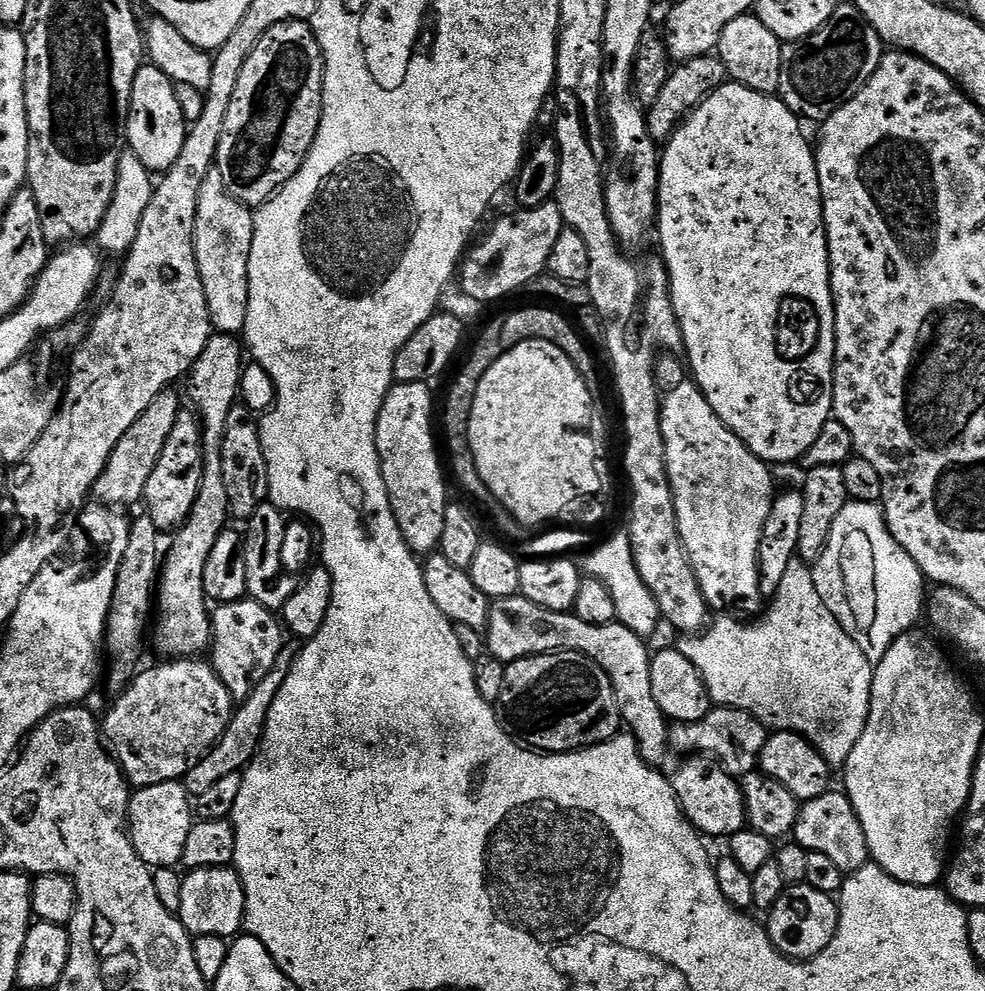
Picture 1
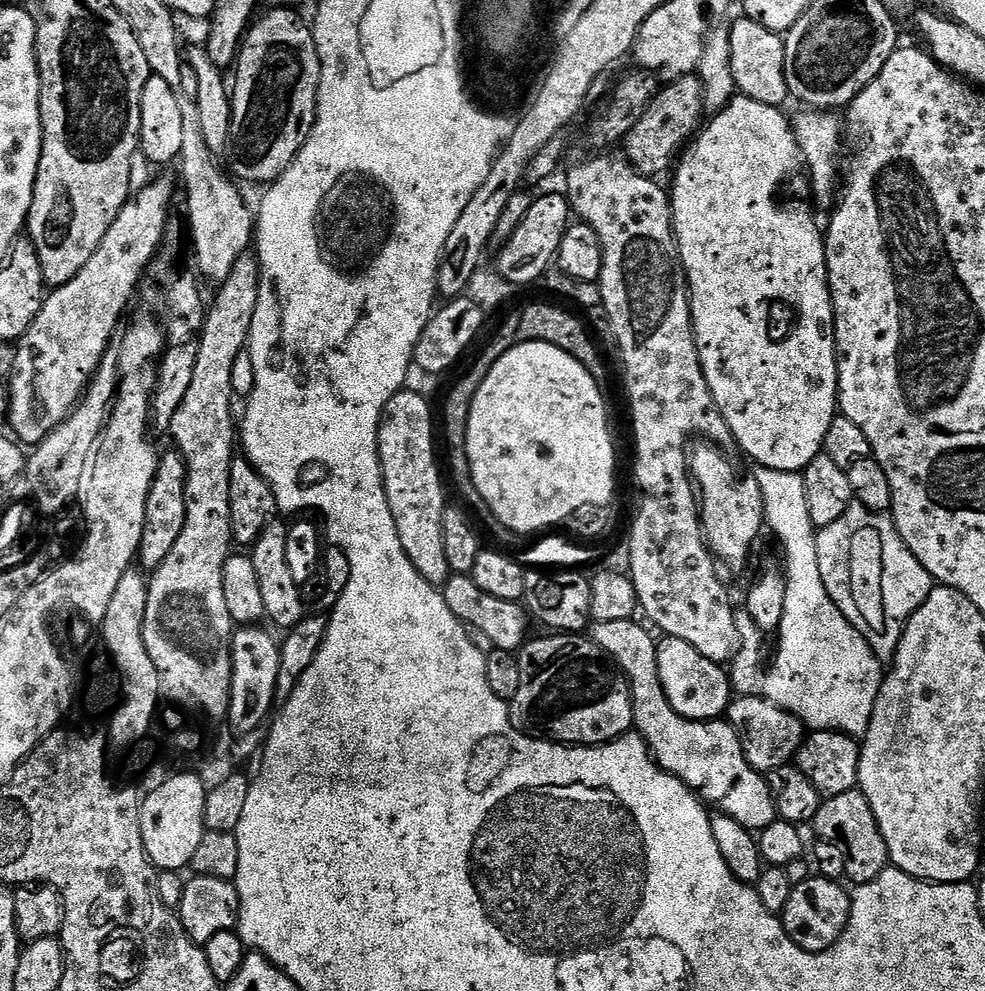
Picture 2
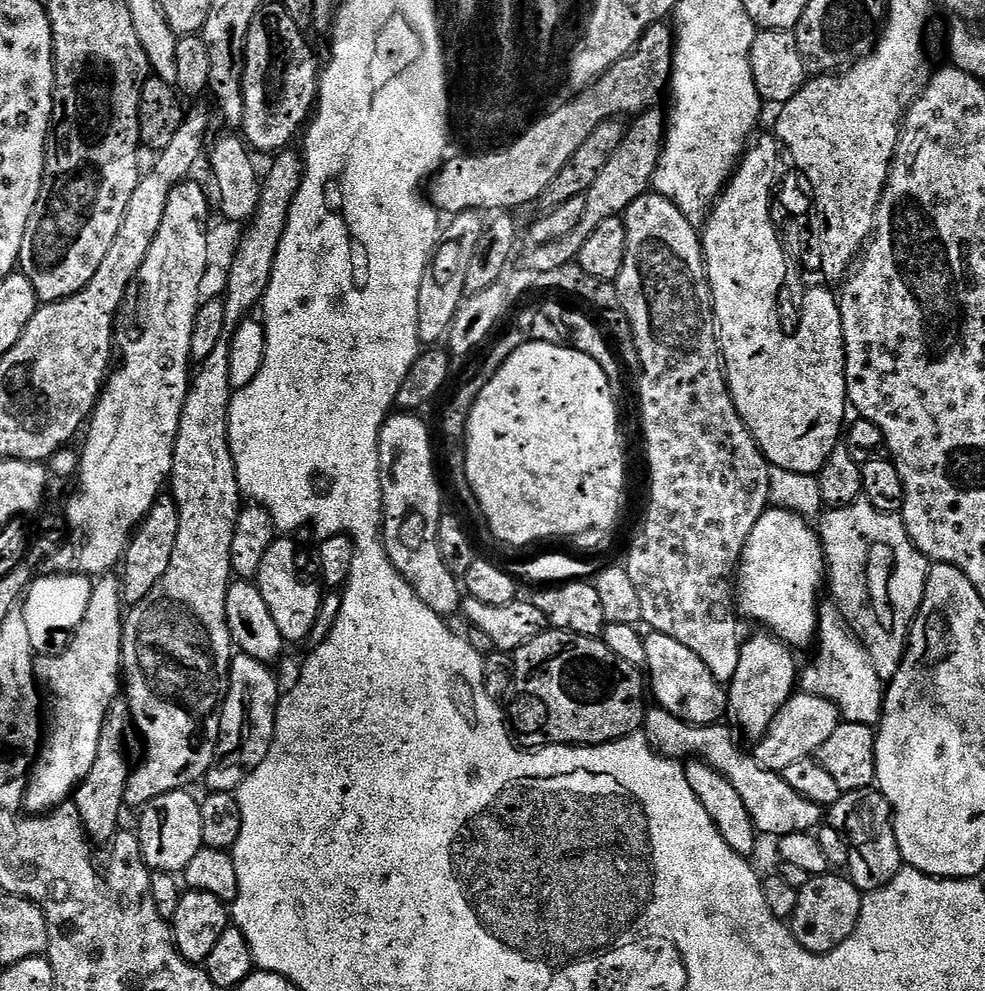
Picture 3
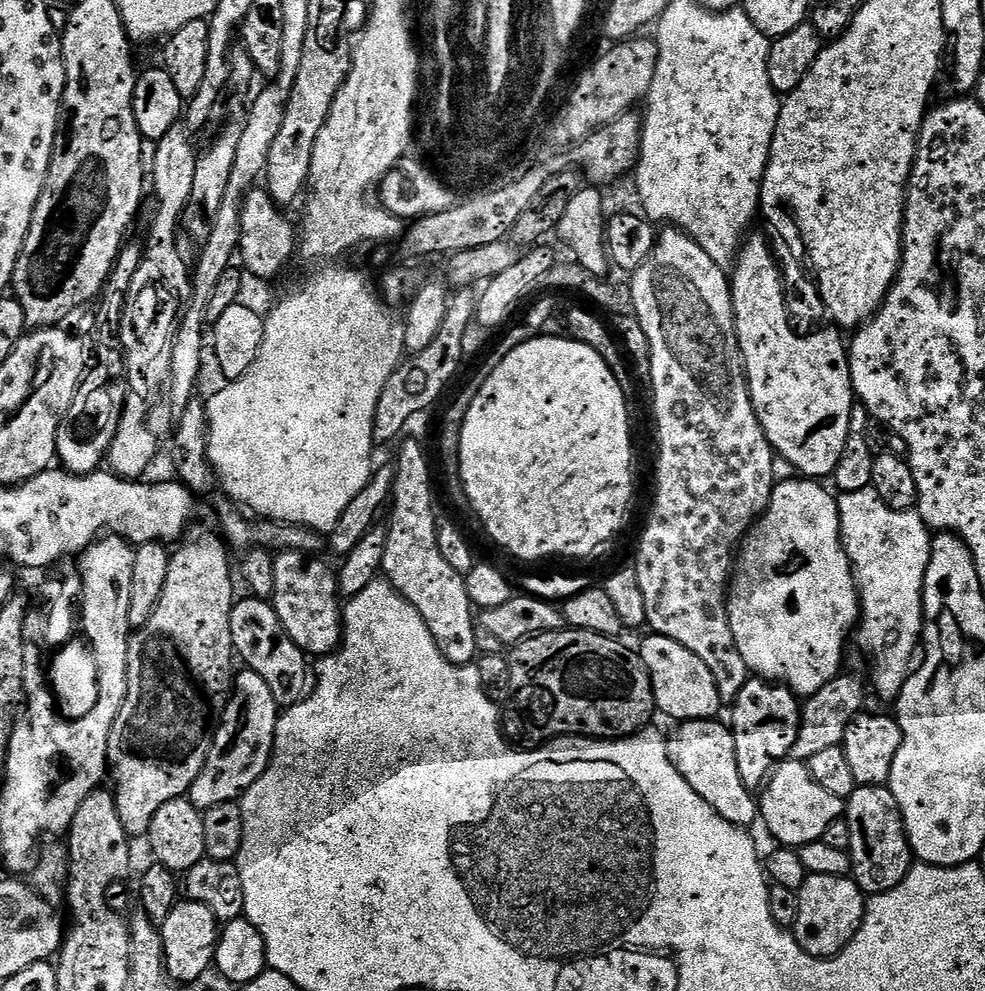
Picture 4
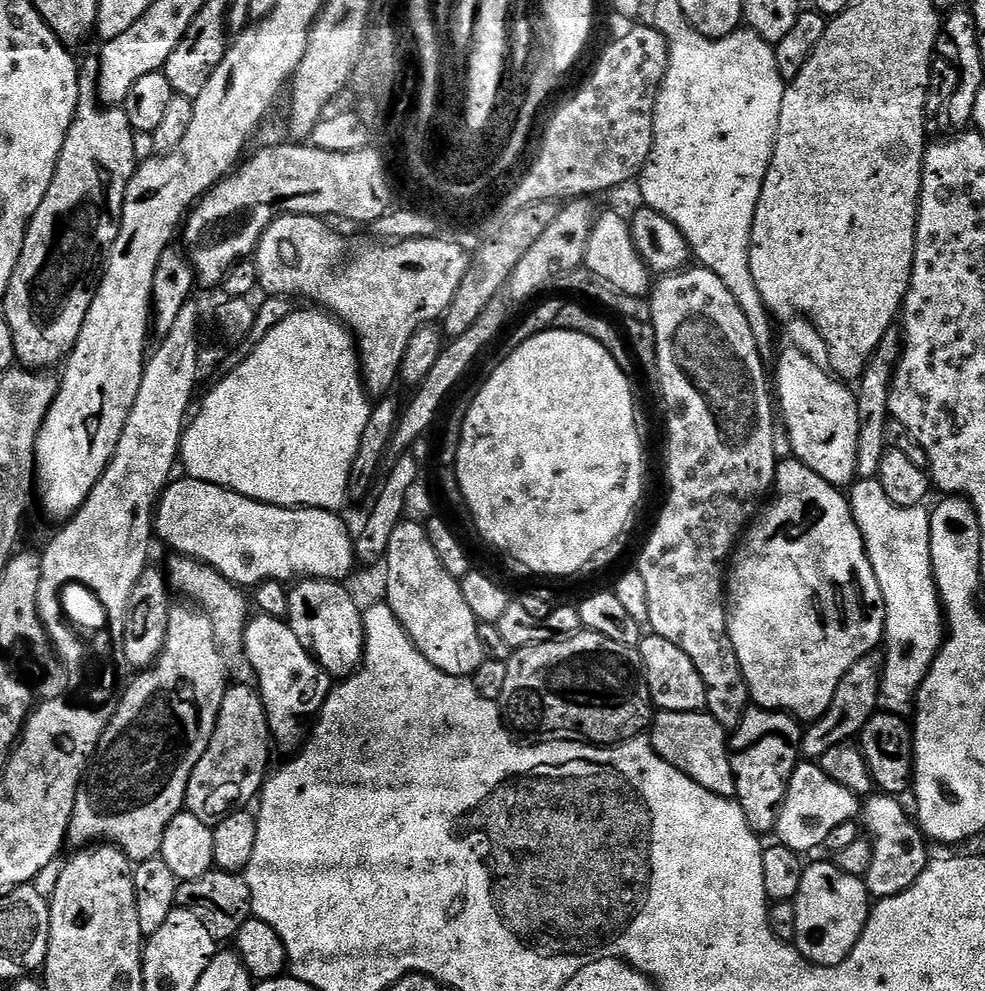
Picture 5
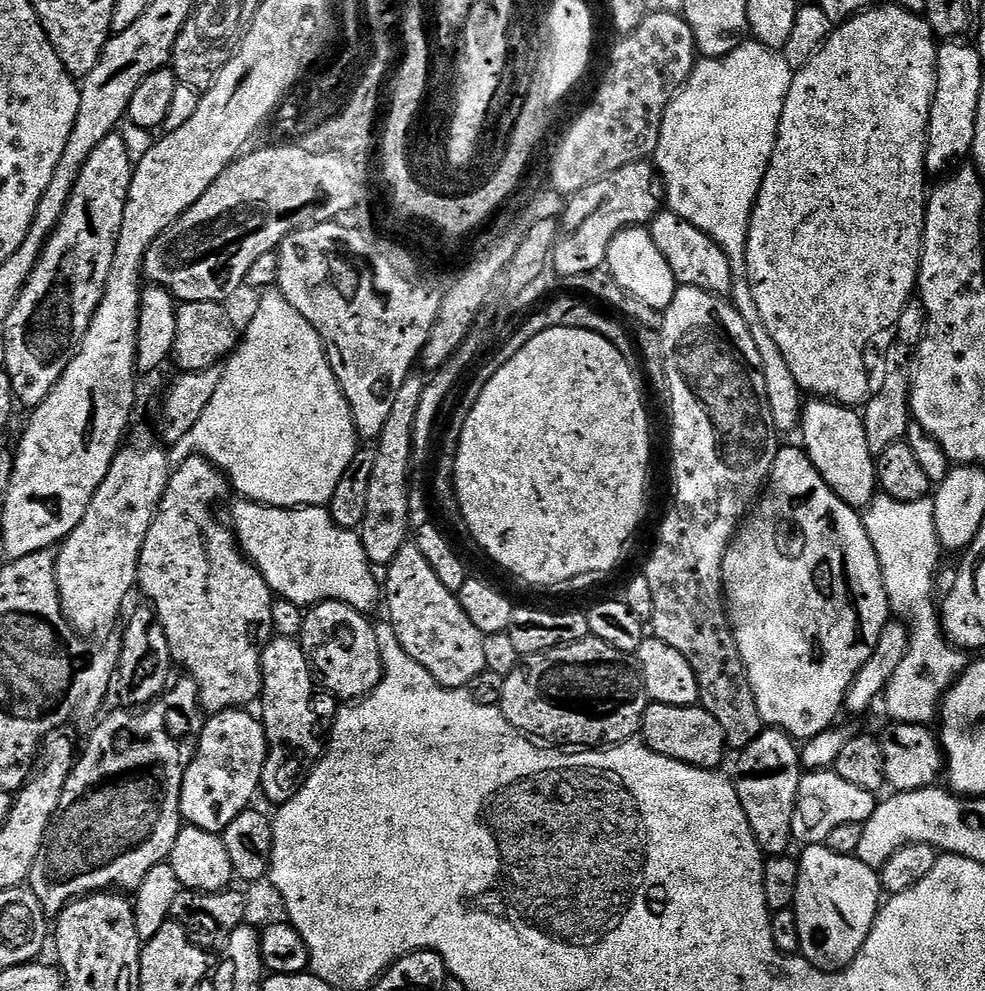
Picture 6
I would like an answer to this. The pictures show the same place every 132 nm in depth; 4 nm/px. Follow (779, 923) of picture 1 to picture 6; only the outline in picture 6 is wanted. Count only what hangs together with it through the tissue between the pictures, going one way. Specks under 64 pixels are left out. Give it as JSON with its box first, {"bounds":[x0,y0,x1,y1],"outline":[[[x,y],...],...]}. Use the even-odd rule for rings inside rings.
{"bounds":[794,843,882,972],"outline":[[[827,843],[810,844],[803,849],[804,853],[799,853],[800,869],[798,870],[798,894],[796,895],[796,903],[794,911],[798,918],[798,938],[800,939],[799,955],[805,960],[810,961],[813,966],[820,968],[824,972],[838,972],[841,968],[847,968],[854,962],[854,958],[862,950],[862,946],[866,942],[866,938],[870,934],[870,930],[876,921],[876,915],[880,913],[882,907],[882,889],[880,887],[879,871],[870,866],[866,866],[866,862],[862,862],[857,856],[847,856],[846,854],[834,854],[834,850],[830,850]]]}

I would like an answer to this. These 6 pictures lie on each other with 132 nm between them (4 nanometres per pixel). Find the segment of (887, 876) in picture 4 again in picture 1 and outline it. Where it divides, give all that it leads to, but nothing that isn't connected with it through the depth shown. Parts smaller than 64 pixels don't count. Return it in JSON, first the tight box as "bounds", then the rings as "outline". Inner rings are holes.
{"bounds":[794,790,870,874],"outline":[[[840,790],[826,791],[818,798],[801,803],[794,829],[794,840],[807,852],[826,854],[826,858],[830,858],[838,865],[838,870],[846,874],[858,874],[870,862],[866,830],[862,830],[862,822],[850,798]]]}

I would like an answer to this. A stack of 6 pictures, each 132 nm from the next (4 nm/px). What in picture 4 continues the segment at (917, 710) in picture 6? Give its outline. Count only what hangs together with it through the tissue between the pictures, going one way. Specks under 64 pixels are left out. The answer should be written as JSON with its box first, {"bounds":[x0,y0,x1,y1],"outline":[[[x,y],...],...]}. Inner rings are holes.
{"bounds":[838,487,933,706],"outline":[[[872,487],[867,488],[866,490],[854,490],[853,492],[843,493],[839,497],[838,500],[838,514],[840,515],[840,537],[844,539],[844,553],[847,554],[848,560],[852,563],[852,574],[856,577],[856,591],[860,593],[860,619],[858,621],[858,636],[860,632],[860,648],[864,651],[864,656],[868,659],[868,668],[872,671],[872,684],[870,680],[870,688],[876,691],[876,696],[881,700],[882,703],[888,704],[888,706],[895,705],[896,700],[902,694],[902,686],[906,686],[906,682],[908,681],[908,676],[912,672],[914,667],[914,661],[918,656],[918,649],[922,644],[922,633],[924,631],[924,579],[926,578],[926,566],[930,566],[930,550],[932,549],[932,538],[933,533],[930,531],[927,524],[925,524],[923,518],[920,516],[919,512],[913,510],[911,512],[899,512],[898,510],[890,510],[890,506],[886,506],[882,501],[878,498],[878,494],[875,492]]]}

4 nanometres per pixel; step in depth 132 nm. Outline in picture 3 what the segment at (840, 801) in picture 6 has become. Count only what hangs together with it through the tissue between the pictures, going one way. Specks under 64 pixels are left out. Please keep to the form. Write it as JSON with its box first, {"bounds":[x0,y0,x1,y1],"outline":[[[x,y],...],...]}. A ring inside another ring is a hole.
{"bounds":[642,706,822,838],"outline":[[[652,706],[645,711],[642,731],[644,737],[652,743],[653,748],[660,755],[677,762],[699,758],[725,776],[734,786],[734,790],[738,790],[742,802],[746,802],[746,810],[750,810],[750,818],[754,822],[757,833],[764,835],[765,832],[768,836],[779,838],[786,834],[812,832],[819,829],[822,824],[821,805],[802,798],[802,794],[798,794],[798,790],[788,785],[781,773],[766,770],[749,753],[747,756],[732,741],[733,729],[724,727],[723,723],[688,724],[666,709]]]}

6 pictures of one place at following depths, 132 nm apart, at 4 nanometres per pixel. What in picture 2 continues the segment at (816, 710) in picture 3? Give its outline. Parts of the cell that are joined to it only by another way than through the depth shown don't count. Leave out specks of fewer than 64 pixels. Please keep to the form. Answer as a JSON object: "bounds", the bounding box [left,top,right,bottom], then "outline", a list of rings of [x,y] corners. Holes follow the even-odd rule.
{"bounds":[726,695,804,774],"outline":[[[737,695],[728,706],[726,719],[742,742],[749,766],[761,774],[773,772],[783,764],[792,764],[796,751],[804,743],[804,723],[794,714],[774,706],[760,696]]]}

